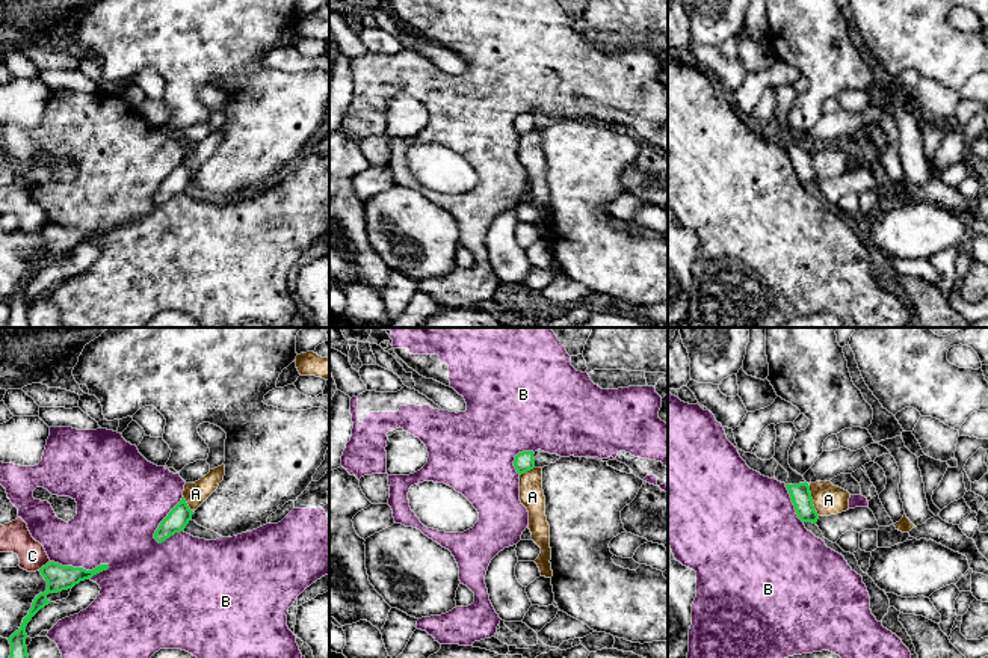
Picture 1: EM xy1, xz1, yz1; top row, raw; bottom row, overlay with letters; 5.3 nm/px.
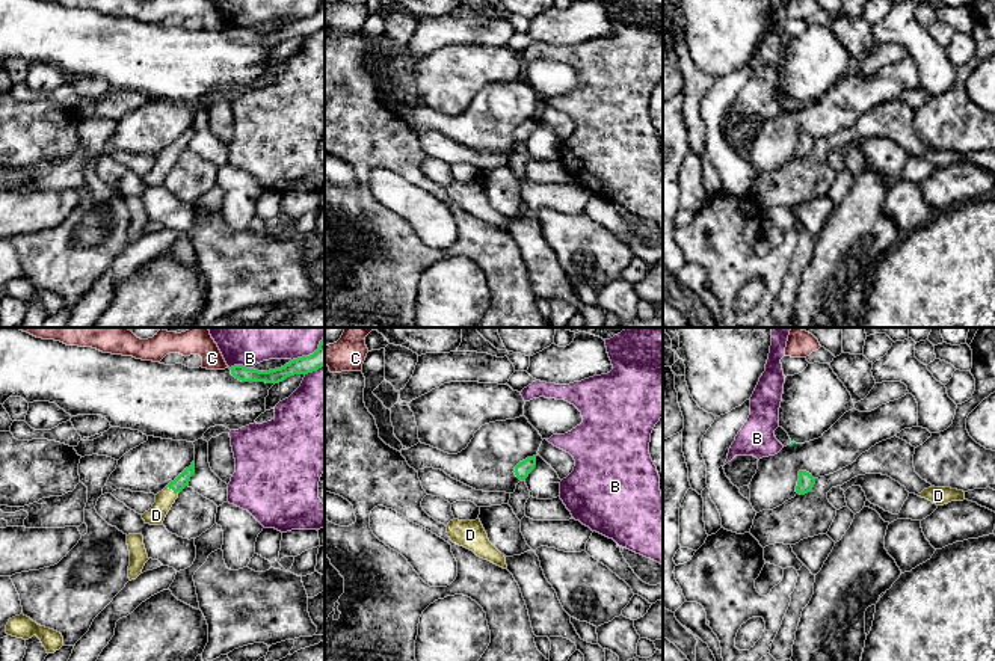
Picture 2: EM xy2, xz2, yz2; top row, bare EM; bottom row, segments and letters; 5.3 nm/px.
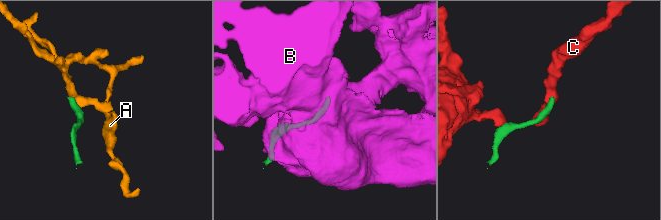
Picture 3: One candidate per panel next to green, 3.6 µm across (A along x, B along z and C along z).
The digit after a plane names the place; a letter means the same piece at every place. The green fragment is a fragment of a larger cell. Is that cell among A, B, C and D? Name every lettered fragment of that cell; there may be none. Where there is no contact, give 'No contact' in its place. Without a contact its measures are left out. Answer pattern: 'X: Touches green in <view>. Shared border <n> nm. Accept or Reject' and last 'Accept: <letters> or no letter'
A: Touches green in yz1. Shared border 180 nm. Reject
B: Touches green in xy1. Shared border 320 nm. Reject
C: Touches green in xy1. Shared border 80 nm. Reject
D: Touches green in xy2. Shared border 80 nm. Accept
Accept: D

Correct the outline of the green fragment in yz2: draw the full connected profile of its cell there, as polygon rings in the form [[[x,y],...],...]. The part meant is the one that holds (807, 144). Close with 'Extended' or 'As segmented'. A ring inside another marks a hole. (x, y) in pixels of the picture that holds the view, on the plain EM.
[[[799,133],[799,143],[796,148],[797,155],[805,157],[805,155],[811,154],[814,146],[815,146],[815,140],[809,134]]]. As segmented

